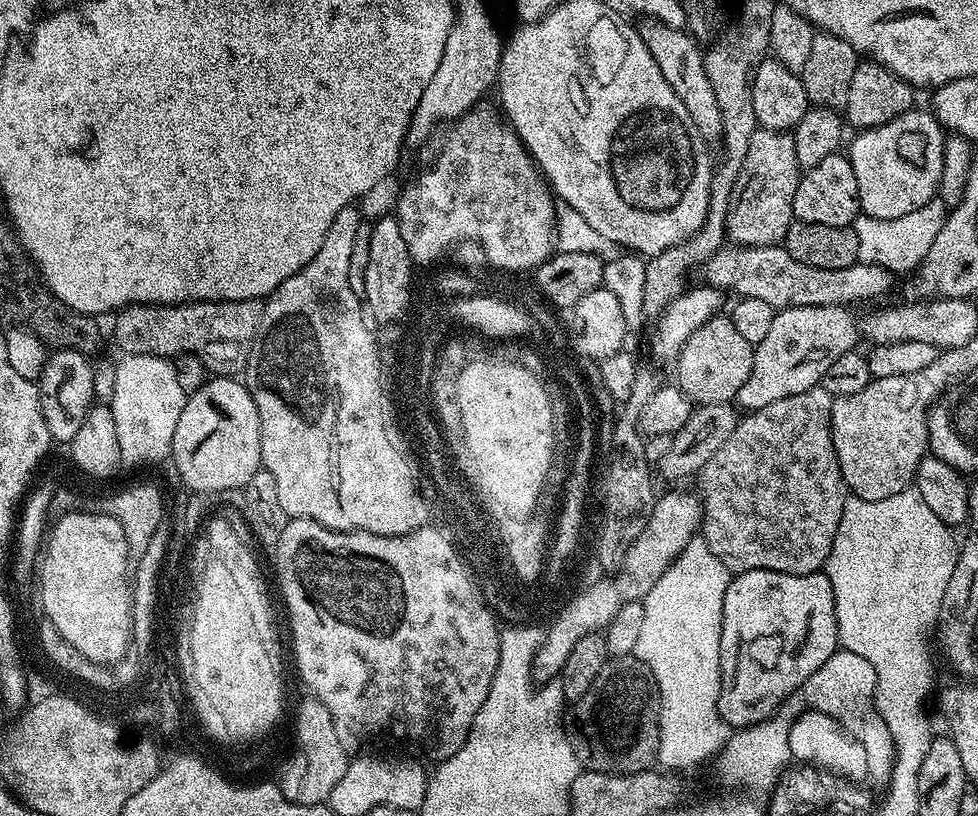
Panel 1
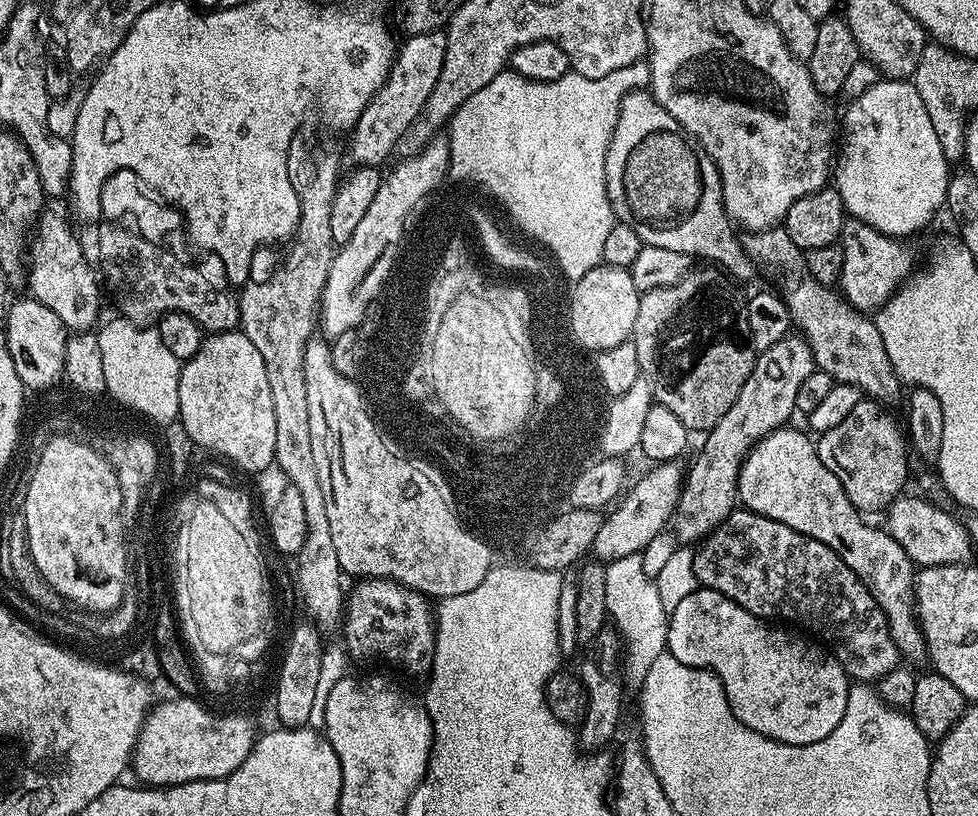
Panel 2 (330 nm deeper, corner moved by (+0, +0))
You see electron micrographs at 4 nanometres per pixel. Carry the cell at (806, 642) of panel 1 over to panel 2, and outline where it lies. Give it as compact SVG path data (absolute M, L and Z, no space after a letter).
M703 586L688 591L677 610L669 615L668 622L667 651L678 658L678 662L686 662L686 666L706 668L713 672L726 690L730 710L750 730L790 746L806 746L822 742L822 738L834 734L834 726L842 722L846 714L850 677L837 662L835 655L823 656L802 637L791 636L780 628L772 628L776 626L763 616L750 614L750 610L718 594L718 590Z

